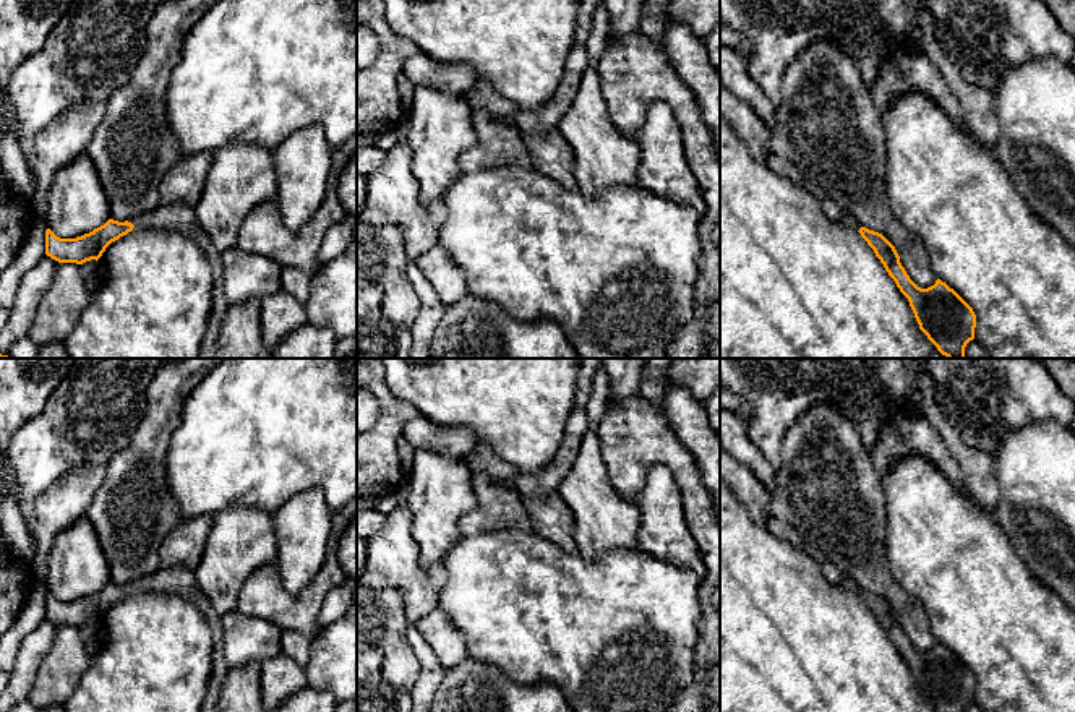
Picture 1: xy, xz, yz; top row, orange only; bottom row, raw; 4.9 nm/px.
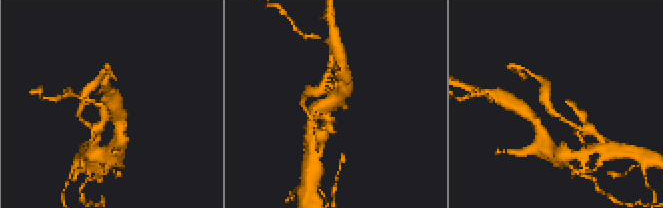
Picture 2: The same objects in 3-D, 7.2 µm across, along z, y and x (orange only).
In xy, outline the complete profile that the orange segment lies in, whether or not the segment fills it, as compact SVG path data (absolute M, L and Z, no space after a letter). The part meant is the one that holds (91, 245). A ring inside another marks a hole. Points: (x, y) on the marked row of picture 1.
M164 204L125 222L109 219L104 225L76 238L60 238L50 229L45 230L45 255L58 263L83 264L99 259L105 248L139 229L167 229L191 238L204 253L212 271L212 308L208 328L199 349L199 358L216 358L216 345L224 316L230 307L224 294L224 263L222 253L201 229L193 208L183 204Z

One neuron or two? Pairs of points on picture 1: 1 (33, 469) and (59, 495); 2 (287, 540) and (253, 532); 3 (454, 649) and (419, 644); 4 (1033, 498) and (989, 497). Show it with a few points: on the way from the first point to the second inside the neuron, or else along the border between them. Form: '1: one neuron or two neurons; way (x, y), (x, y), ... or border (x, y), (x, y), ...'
1: two neurons; border (83, 466), (73, 466), (44, 490), (29, 519)
2: two neurons; border (273, 516), (276, 561)
3: two neurons; border (414, 623), (445, 670)
4: two neurons; border (991, 459), (999, 490), (999, 500), (994, 508)

